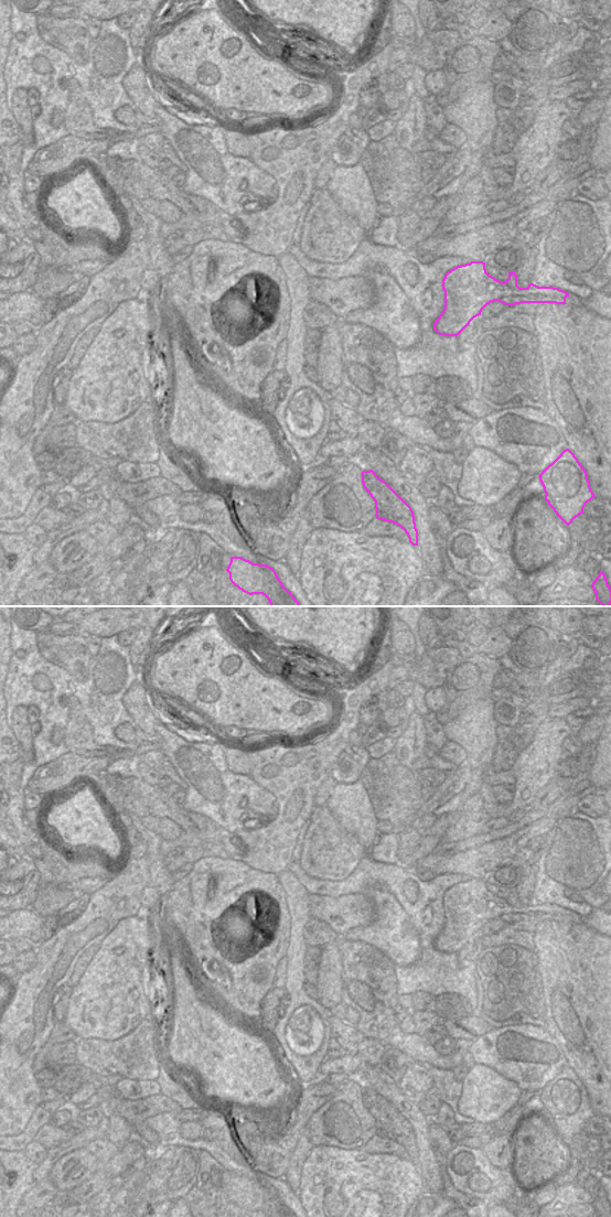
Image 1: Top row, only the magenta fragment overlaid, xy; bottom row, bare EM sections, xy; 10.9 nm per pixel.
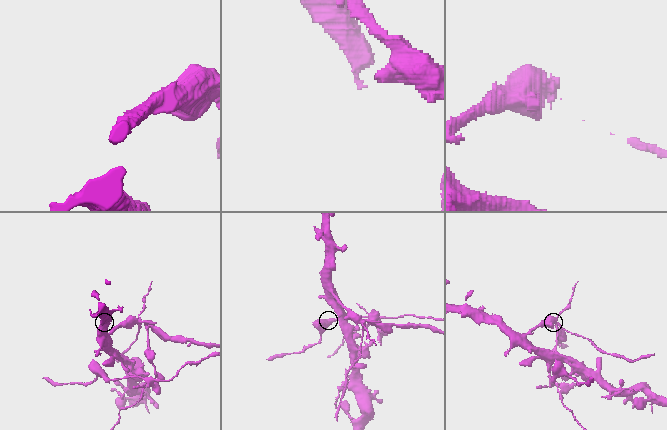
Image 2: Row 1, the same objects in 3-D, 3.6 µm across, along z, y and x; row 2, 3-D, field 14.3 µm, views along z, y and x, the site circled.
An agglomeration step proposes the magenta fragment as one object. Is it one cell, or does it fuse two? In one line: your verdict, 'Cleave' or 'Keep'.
Cleave

